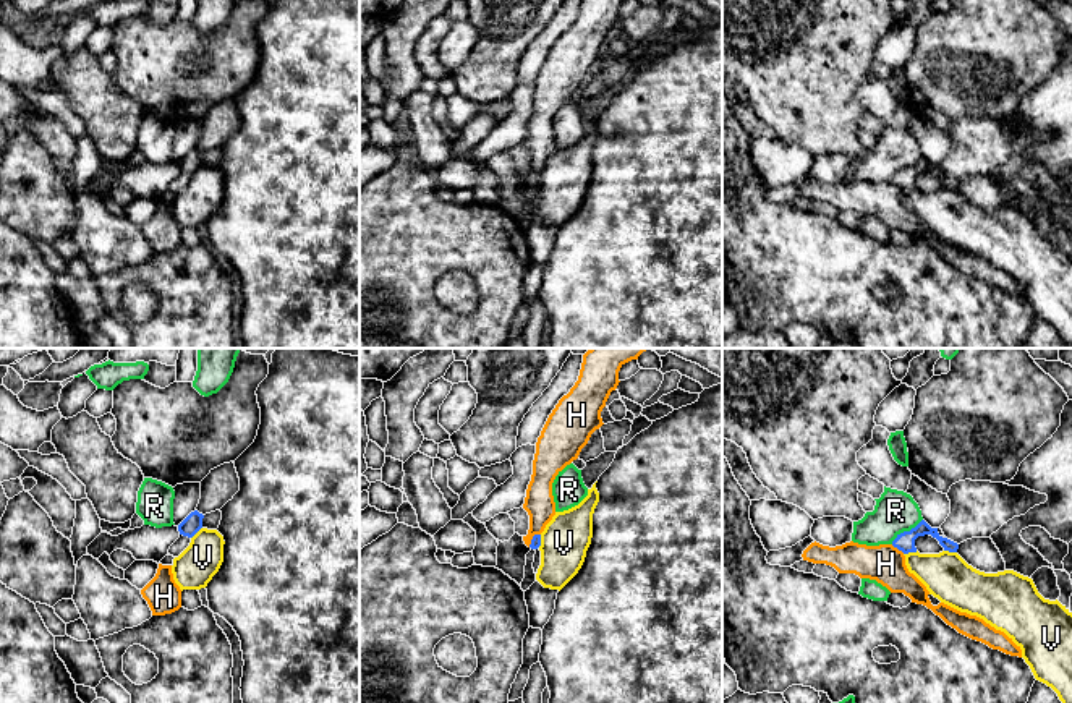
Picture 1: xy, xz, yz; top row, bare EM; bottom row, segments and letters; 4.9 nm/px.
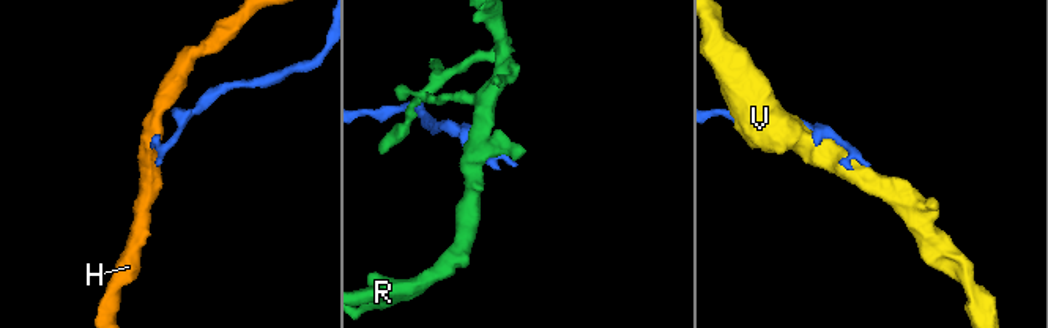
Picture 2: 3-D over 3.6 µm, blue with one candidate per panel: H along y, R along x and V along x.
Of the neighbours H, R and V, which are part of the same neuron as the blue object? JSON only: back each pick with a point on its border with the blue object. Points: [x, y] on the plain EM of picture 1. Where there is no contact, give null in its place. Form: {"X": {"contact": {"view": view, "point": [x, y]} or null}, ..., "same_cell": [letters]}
{"same_cell": []}

